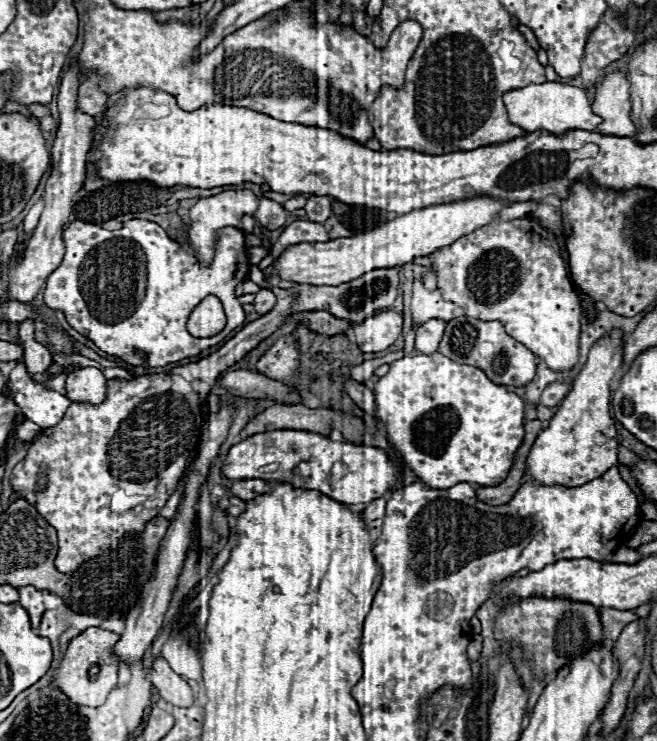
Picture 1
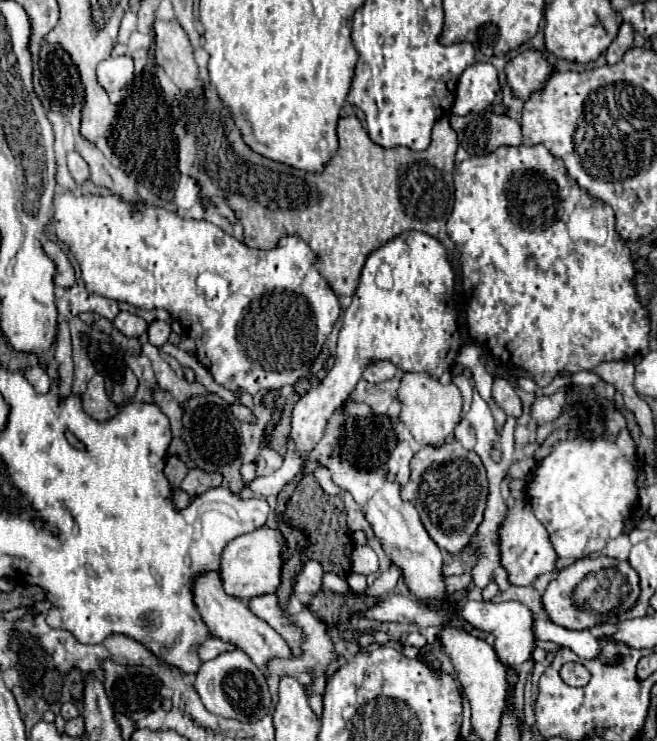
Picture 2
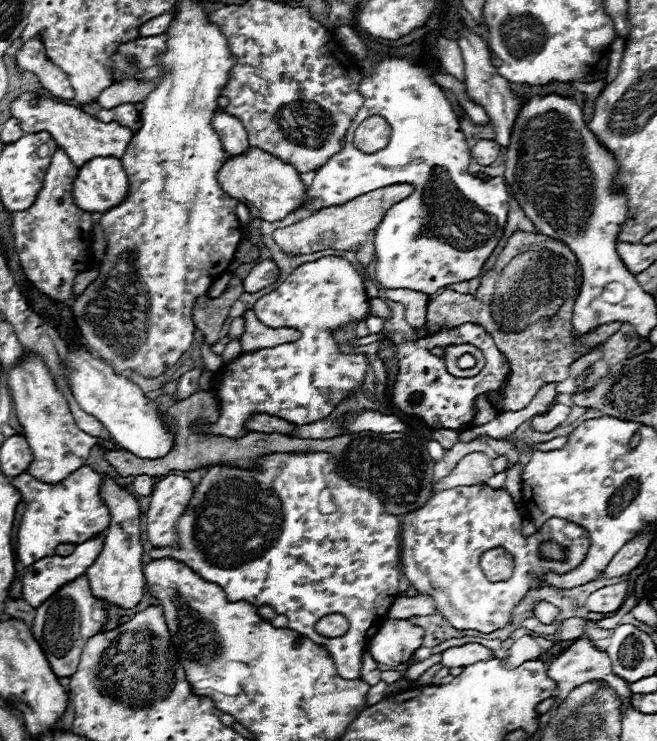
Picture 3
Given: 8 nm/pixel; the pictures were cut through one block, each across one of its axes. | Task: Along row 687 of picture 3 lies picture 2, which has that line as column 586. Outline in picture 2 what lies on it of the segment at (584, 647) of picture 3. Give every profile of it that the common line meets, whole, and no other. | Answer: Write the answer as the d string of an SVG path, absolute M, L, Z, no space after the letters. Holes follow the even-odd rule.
M604 554L594 556L594 558L586 556L586 558L580 558L580 560L572 562L572 564L566 566L566 568L562 568L562 570L558 572L558 576L548 584L548 588L546 588L544 596L542 596L544 610L548 612L548 616L550 616L550 620L552 620L554 624L558 624L558 626L562 626L562 628L568 628L568 630L584 630L584 622L588 622L588 614L590 614L590 612L588 612L588 610L580 610L580 608L574 604L574 590L576 590L576 586L578 586L588 574L600 572L600 570L604 570L604 568L614 568L614 570L618 570L618 572L626 578L626 582L628 582L628 586L630 586L630 594L623 600L621 606L629 607L629 609L634 606L640 595L640 585L639 576L632 570L632 566L630 566L627 561L616 560L604 556Z

